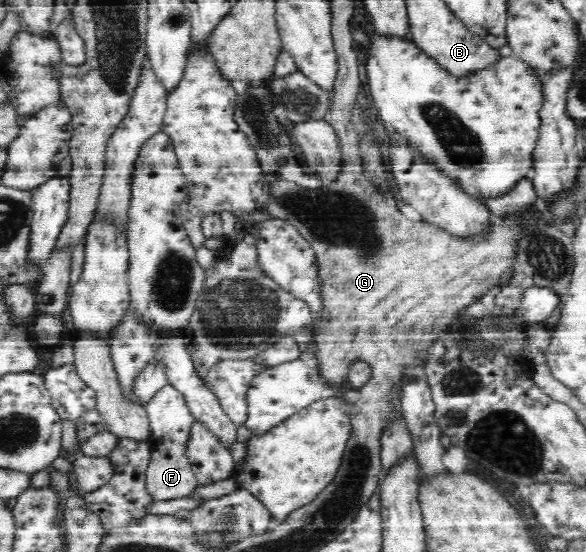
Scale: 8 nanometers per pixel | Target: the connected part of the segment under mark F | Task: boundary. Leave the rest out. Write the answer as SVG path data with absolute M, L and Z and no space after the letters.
M167 383L160 387L145 405L151 426L151 461L146 471L146 488L154 500L165 501L191 496L198 489L196 475L190 466L186 451L191 429L196 419L191 414L185 396Z

